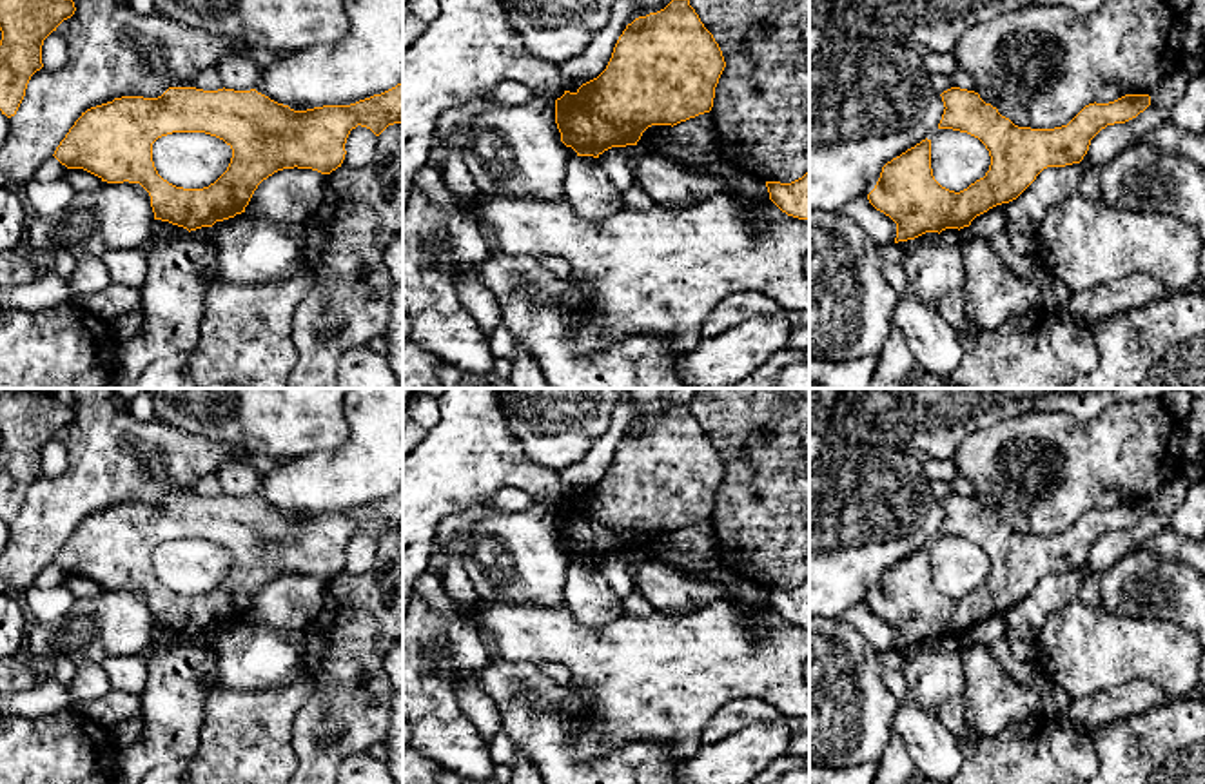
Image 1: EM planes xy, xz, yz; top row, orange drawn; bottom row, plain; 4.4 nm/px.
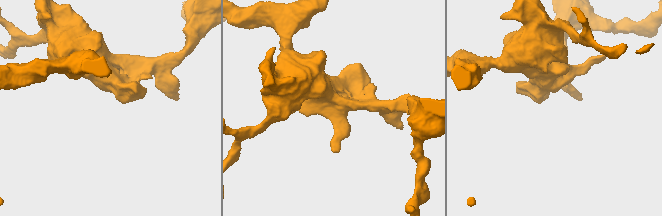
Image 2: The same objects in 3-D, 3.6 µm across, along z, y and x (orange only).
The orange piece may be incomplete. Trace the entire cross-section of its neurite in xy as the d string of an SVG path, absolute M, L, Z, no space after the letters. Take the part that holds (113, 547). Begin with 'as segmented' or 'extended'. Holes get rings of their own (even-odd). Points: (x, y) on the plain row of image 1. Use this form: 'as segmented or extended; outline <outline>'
as segmented; outline M403 488L350 512L323 512L294 517L250 497L169 494L158 505L122 503L82 519L54 557L67 575L83 575L107 590L140 590L151 603L154 626L189 639L245 619L258 592L283 575L312 575L330 581L345 566L345 550L358 532L379 543L388 532L403 530ZM172 539L205 539L232 555L227 577L209 593L183 595L163 586L152 568L152 550Z

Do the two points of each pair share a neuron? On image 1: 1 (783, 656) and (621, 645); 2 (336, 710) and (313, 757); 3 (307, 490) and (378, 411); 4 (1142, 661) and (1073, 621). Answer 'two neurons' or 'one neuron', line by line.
1: one neuron
2: one neuron
3: one neuron
4: one neuron

